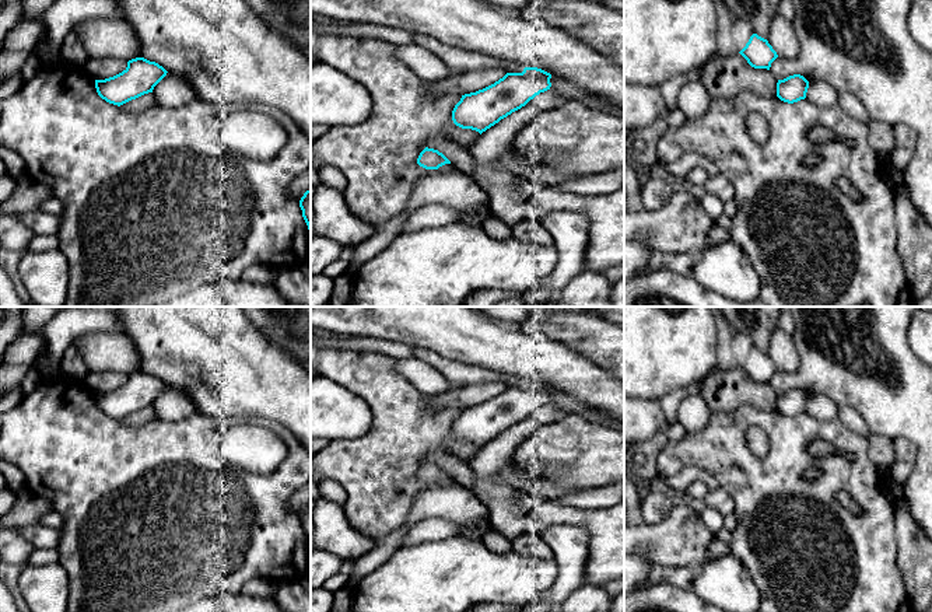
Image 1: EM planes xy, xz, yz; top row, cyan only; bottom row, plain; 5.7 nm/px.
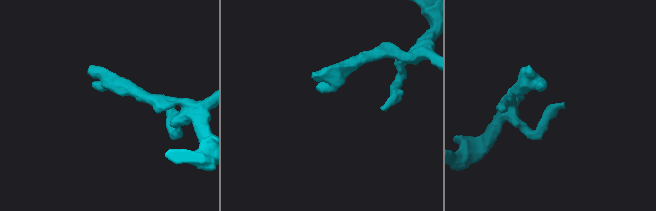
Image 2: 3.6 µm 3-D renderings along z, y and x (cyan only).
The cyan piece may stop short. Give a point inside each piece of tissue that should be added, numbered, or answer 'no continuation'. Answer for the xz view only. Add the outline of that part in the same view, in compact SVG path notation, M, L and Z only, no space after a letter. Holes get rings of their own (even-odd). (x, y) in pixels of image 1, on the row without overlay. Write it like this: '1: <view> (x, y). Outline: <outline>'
no continuation

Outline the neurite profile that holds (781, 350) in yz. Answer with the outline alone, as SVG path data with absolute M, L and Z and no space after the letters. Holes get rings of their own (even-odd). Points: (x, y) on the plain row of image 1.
M779 328L771 336L767 354L779 371L795 373L799 367L799 357L792 336Z

